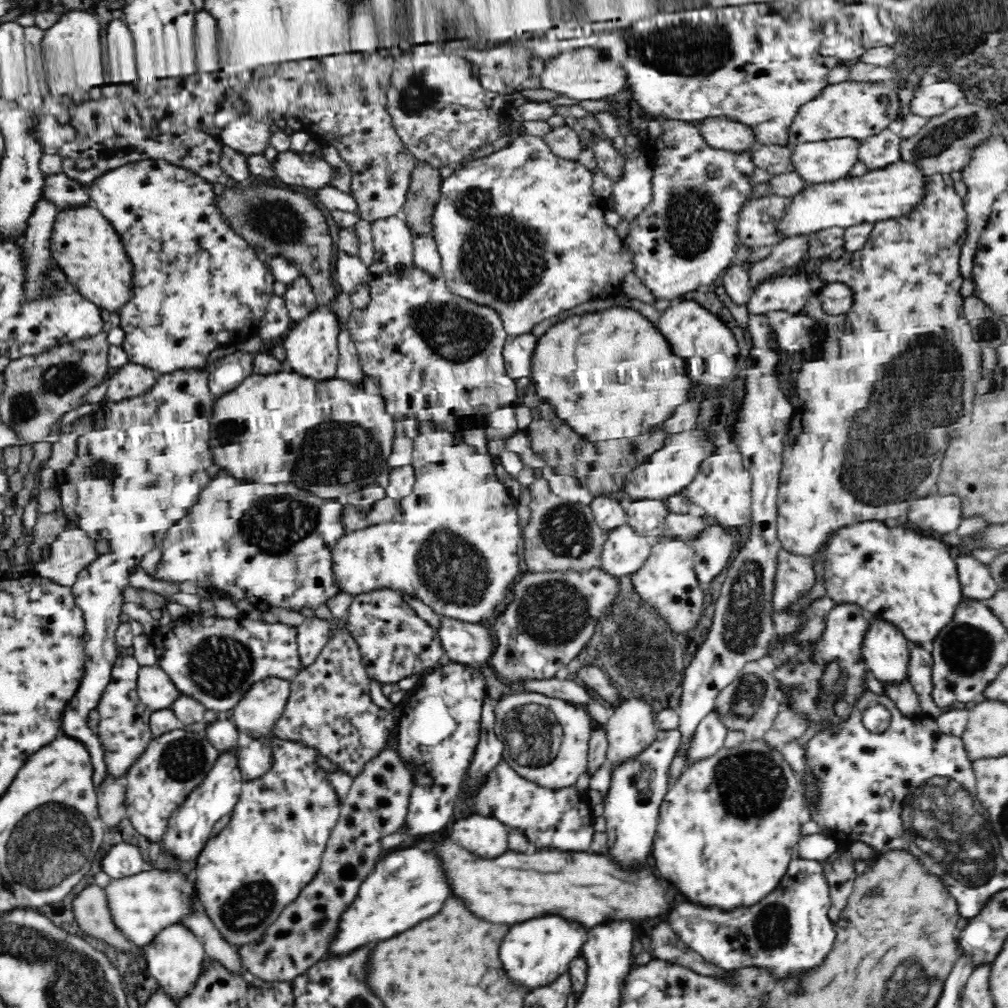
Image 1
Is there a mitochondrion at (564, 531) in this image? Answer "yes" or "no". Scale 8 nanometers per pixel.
yes

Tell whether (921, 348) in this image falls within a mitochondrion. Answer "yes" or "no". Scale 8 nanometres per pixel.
yes

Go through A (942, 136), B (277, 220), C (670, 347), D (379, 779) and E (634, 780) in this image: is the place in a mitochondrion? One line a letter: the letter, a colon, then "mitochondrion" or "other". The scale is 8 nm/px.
A: mitochondrion
B: mitochondrion
C: other
D: other
E: other

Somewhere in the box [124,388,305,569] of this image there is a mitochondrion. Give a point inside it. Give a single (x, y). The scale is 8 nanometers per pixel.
(232, 430)

